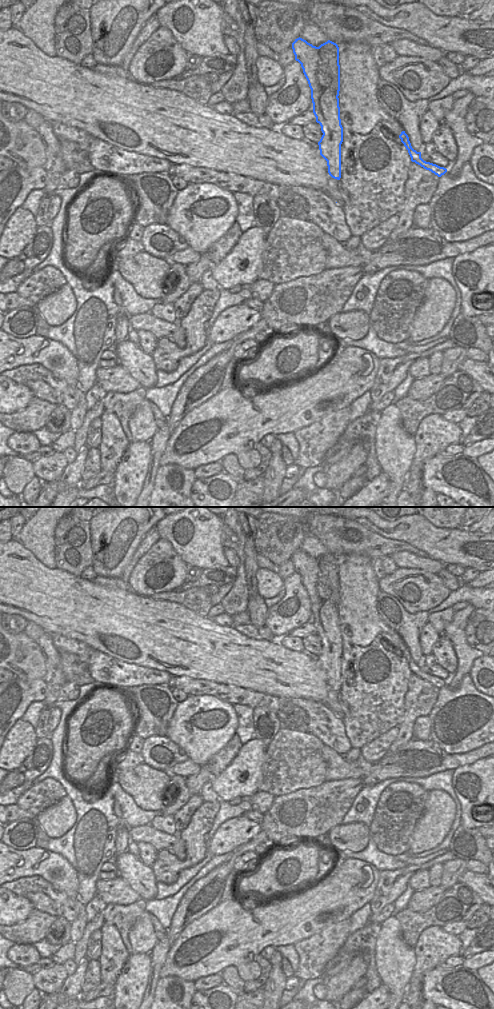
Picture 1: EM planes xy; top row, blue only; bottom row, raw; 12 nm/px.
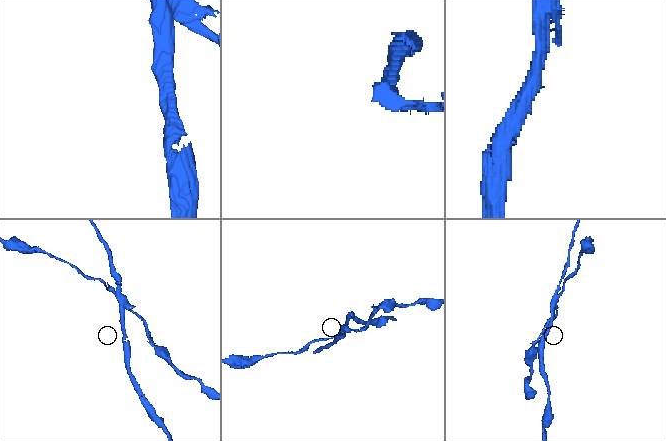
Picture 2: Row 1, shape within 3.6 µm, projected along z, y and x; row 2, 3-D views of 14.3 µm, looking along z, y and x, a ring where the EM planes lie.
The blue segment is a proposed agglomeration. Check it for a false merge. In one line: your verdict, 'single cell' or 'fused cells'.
fused cells

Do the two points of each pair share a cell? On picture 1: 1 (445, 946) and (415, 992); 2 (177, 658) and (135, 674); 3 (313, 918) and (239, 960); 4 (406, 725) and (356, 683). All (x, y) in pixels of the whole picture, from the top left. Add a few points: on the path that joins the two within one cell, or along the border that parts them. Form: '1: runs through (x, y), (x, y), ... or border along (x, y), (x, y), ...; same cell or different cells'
1: runs through (433, 957), (418, 972), (417, 980); same cell
2: border along (129, 663), (165, 670), (172, 675); different cells
3: runs through (294, 918), (272, 923), (254, 941); same cell
4: border along (404, 698), (404, 716), (397, 726); different cells

